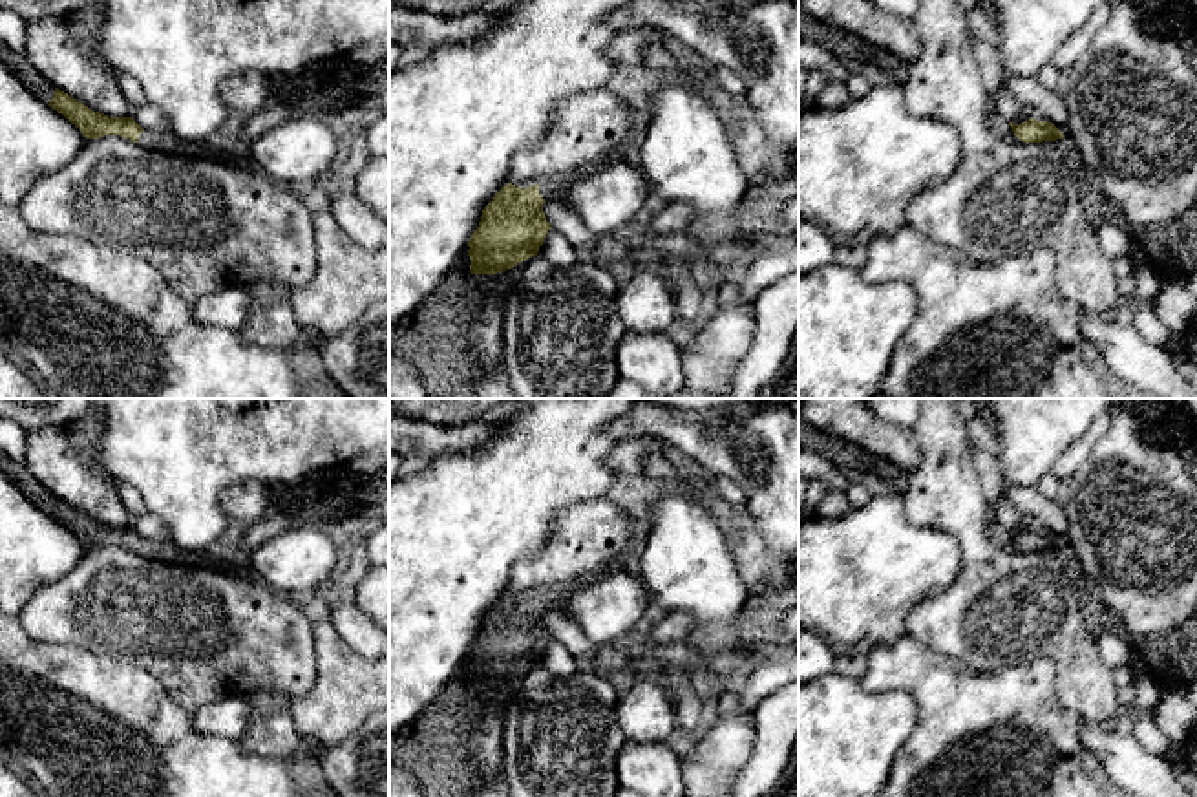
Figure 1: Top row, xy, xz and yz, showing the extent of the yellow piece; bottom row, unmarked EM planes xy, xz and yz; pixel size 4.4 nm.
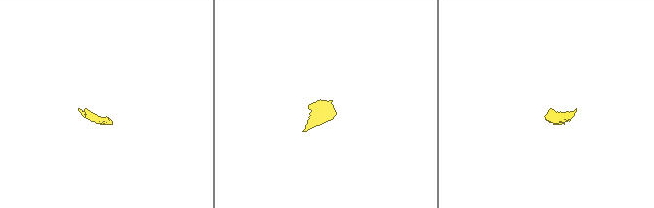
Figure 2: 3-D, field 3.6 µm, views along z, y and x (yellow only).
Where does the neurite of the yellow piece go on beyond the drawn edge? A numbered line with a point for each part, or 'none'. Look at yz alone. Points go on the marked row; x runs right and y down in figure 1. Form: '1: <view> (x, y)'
1: yz (1000, 125)

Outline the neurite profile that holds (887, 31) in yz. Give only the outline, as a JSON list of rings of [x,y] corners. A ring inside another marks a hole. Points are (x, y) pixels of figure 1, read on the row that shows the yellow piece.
[[[802,0],[802,11],[890,51],[901,62],[912,62],[921,51],[914,20],[885,13],[870,0]]]

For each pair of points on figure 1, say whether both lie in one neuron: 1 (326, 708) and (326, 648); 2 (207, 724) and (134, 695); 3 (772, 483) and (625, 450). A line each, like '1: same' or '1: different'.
1: same
2: different
3: different

